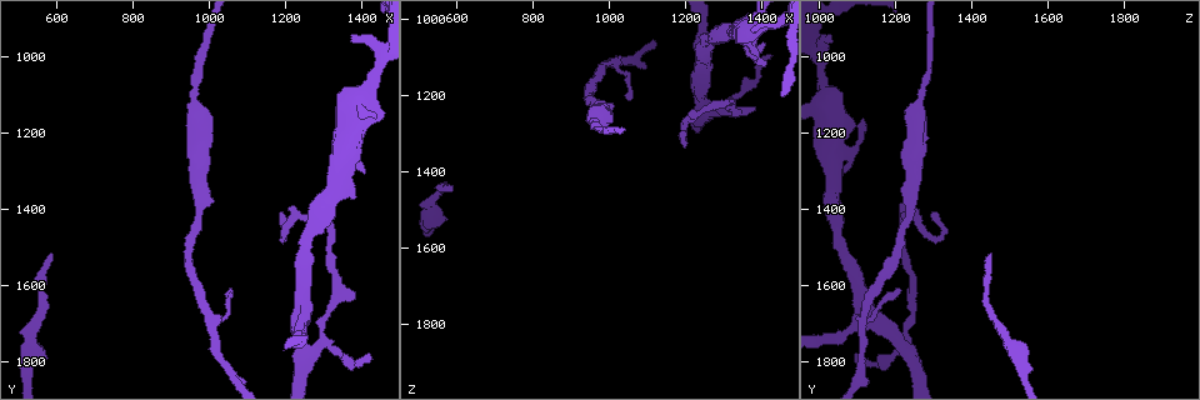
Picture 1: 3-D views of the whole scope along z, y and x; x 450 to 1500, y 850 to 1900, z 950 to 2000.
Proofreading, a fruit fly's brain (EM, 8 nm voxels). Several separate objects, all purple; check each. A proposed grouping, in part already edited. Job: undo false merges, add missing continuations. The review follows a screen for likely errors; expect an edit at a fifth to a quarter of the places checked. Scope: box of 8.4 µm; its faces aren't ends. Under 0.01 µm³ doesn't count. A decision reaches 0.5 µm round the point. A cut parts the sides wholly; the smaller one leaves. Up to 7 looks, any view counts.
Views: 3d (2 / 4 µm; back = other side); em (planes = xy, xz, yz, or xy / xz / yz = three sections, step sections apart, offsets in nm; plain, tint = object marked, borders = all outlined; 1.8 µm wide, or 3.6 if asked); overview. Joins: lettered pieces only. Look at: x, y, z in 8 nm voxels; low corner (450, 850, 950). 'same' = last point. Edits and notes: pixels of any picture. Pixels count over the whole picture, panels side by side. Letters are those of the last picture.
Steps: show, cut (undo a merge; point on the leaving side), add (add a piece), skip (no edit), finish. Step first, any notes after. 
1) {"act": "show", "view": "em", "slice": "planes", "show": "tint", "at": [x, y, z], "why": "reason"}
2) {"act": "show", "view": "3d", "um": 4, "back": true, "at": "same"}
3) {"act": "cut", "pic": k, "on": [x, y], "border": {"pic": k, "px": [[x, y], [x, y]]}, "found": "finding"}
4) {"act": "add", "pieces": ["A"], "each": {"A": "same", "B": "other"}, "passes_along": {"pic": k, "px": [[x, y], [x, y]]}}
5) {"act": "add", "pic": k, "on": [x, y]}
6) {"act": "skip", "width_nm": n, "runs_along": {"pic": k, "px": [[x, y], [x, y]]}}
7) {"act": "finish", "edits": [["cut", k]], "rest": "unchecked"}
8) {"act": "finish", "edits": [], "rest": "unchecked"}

{"act": "show", "view": "3d", "um": 2, "at": [1370, 1200, 1050], "why": "arms part here"}

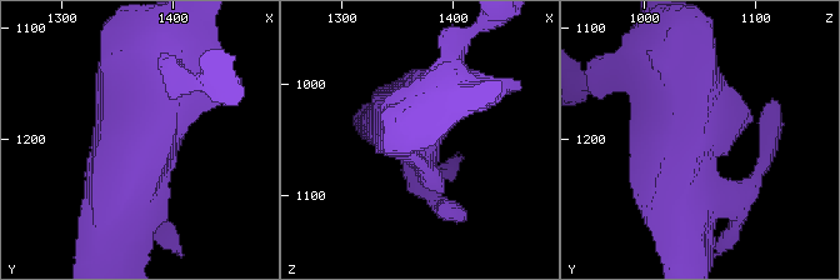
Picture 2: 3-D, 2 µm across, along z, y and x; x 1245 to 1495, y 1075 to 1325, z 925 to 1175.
{"act": "show", "view": "em", "slice": "planes", "show": "borders", "at": [1366, 1202, 1044]}

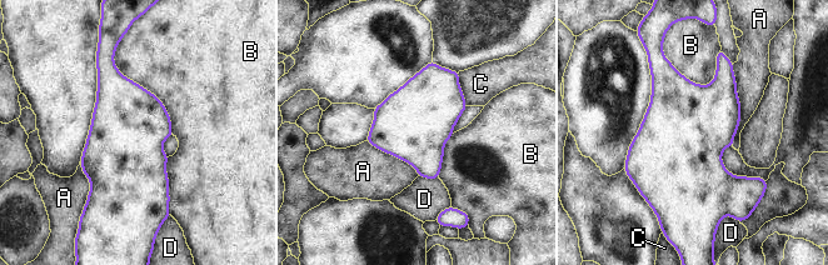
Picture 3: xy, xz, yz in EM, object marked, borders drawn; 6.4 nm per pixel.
{"act": "skip", "each": {"A": "other", "B": "other", "C": "other", "D": "other"}, "border": {"pic": 3, "px": [[732, 64], [739, 101], [733, 145]]}, "found": "all the same neuron"}

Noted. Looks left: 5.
{"act": "show", "view": "em", "slice": "planes", "show": "plain", "at": [1205, 1465, 1280], "why": "sharp bend"}

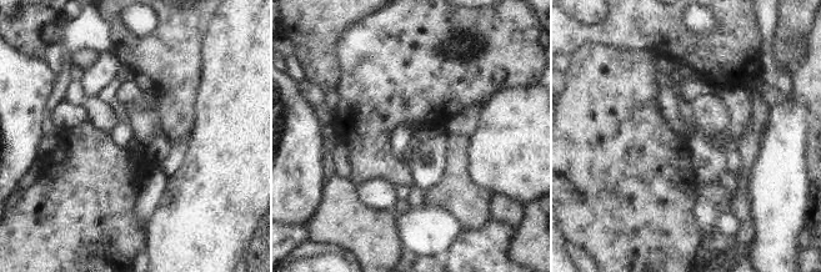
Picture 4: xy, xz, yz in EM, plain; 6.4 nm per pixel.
{"act": "show", "view": "em", "slice": "planes", "show": "borders", "at": "same"}

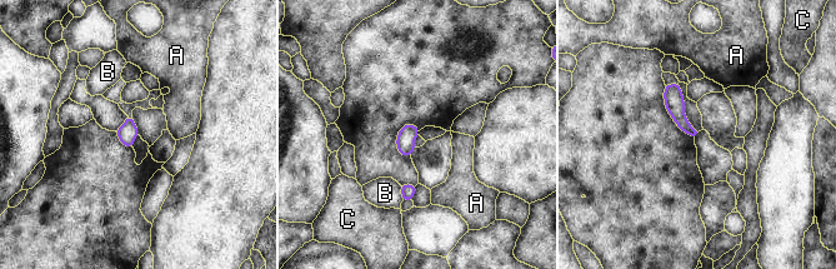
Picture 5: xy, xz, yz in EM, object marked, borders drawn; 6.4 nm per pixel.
{"act": "skip", "width_nm": 80, "each": {"A": "other", "B": "other", "C": "other"}, "found": "all the same neuron"}

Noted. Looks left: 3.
{"act": "show", "view": "em", "slice": "xy", "step": 8, "show": "tint", "at": [1255, 1775, 1235], "why": "sudden change in width"}

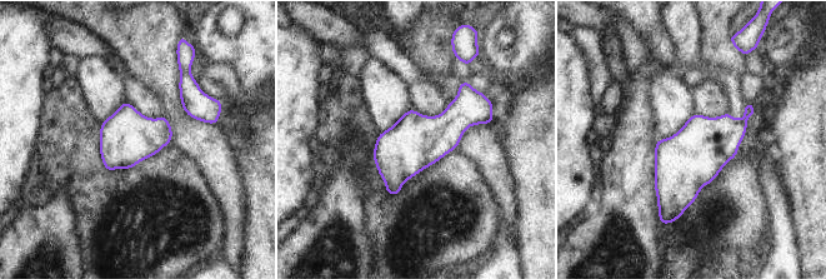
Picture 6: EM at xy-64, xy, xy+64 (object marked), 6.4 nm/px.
{"act": "show", "view": "em", "slice": "xy", "step": 8, "show": "borders", "at": "same"}

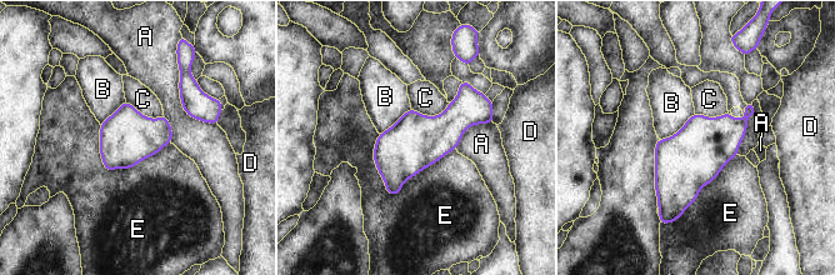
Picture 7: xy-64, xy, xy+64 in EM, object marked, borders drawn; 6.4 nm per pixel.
{"act": "skip", "longest_contact_nm": ["E", 550], "each": {"A": "other", "B": "other", "C": "other", "D": "other", "E": "other"}, "border": {"pic": 7, "px": [[694, 113], [674, 134], [659, 139]]}, "found": "one neuron here"}

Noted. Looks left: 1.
{"act": "finish", "edits": [], "rest": "unchecked"}

